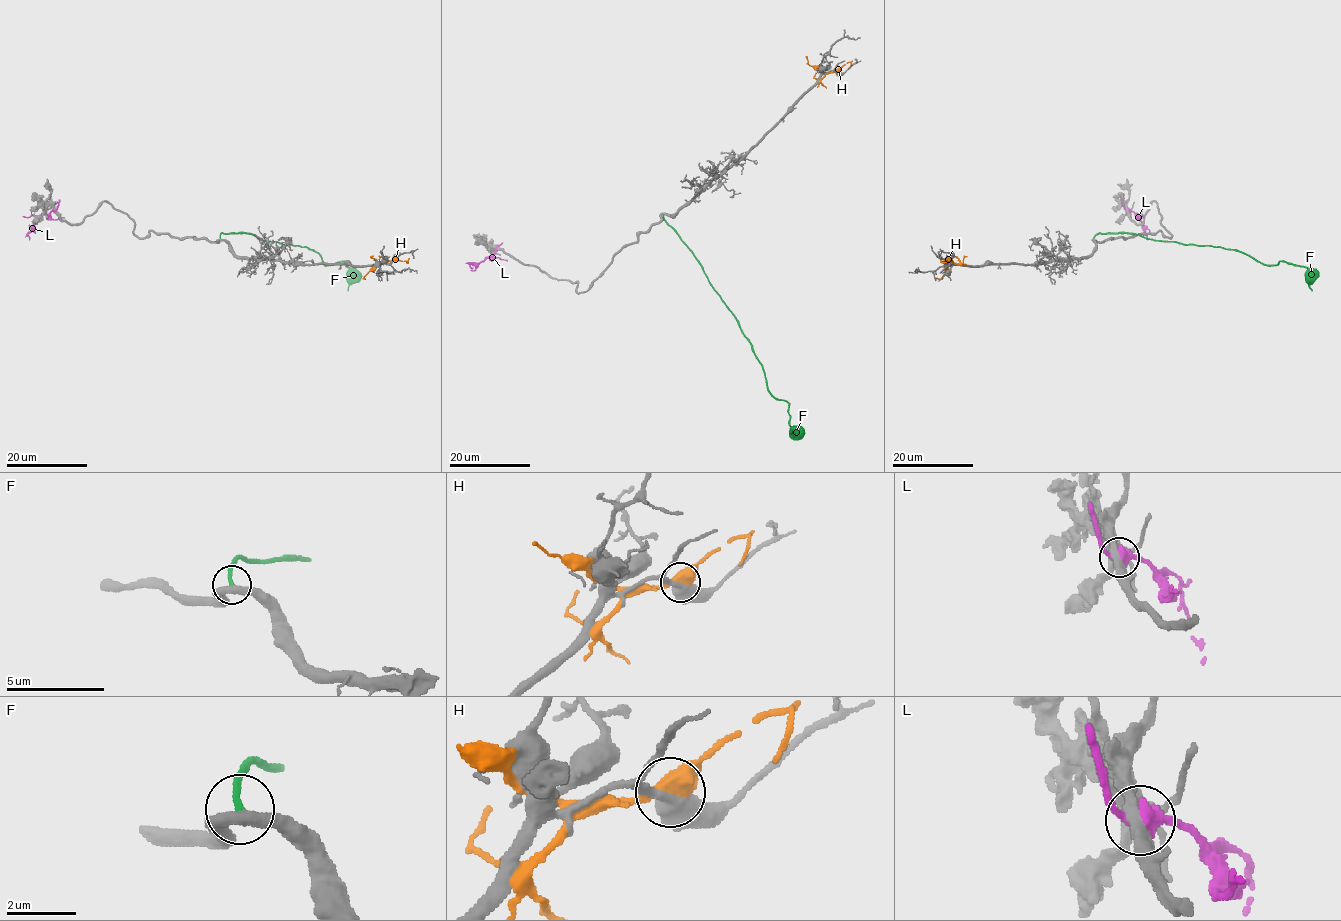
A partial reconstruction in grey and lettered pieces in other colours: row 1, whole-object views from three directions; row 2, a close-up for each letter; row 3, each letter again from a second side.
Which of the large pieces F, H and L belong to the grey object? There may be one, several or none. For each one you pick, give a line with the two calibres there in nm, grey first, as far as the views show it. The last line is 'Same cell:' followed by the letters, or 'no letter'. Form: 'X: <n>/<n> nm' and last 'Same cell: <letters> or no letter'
F: 400/200 nm
Same cell: F

